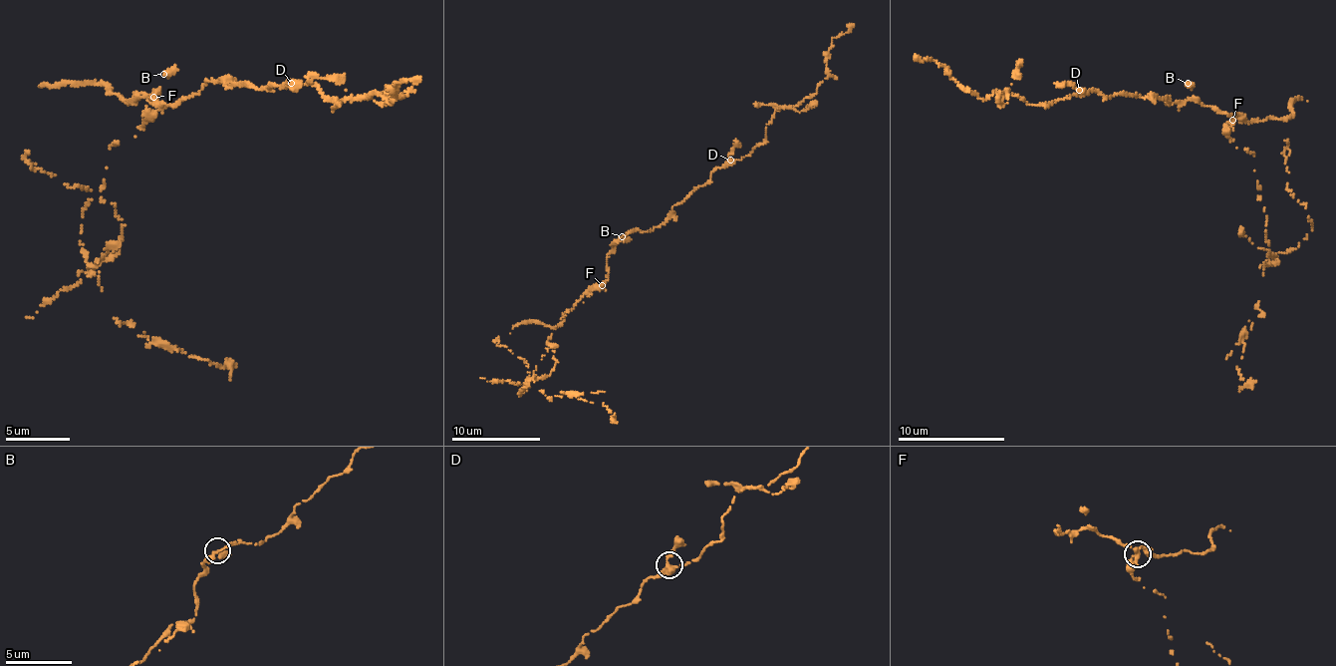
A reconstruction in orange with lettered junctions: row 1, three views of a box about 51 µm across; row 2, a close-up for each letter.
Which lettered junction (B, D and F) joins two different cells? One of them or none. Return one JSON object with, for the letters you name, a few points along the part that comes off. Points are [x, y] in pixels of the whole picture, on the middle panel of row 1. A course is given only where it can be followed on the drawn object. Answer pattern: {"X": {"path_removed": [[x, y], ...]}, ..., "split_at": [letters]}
{"split_at": ["F"]}

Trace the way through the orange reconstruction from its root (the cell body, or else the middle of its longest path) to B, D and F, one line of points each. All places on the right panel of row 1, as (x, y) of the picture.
B: (1200, 103), (1187, 83)
D: (1200, 103), (1188, 100), (1169, 105), (1167, 97), (1120, 94), (1110, 99), (1079, 90)
F: (1200, 103), (1215, 107), (1231, 116), (1231, 121)

